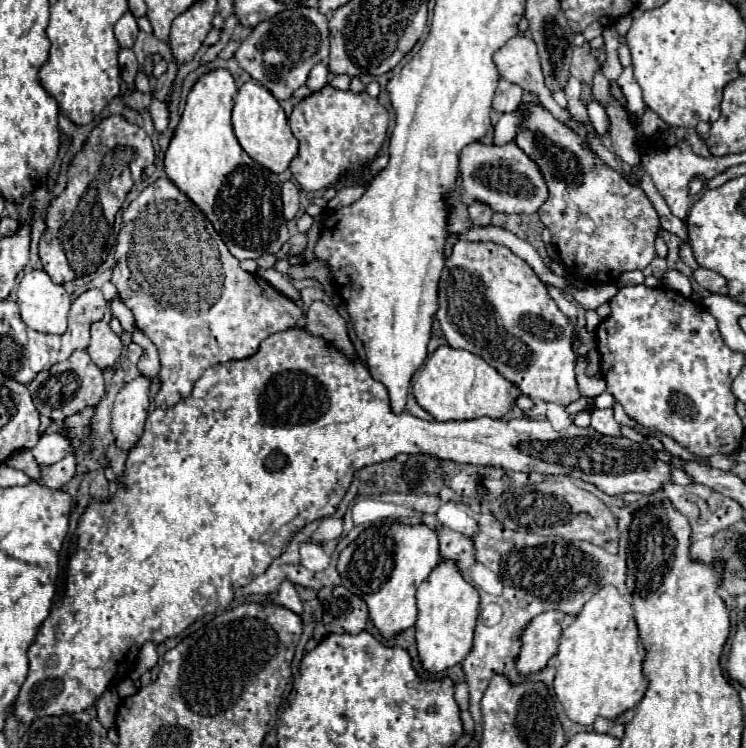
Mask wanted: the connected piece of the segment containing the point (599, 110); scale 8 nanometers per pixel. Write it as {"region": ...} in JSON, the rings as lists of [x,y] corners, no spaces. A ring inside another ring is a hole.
{"region":[[[589,102],[589,104],[587,104],[587,112],[589,112],[589,120],[593,122],[595,130],[603,136],[603,134],[607,132],[607,128],[609,128],[605,108],[603,108],[599,102]]]}

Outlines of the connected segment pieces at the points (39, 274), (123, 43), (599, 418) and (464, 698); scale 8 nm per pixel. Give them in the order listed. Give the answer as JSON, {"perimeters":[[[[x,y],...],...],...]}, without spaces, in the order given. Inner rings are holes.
{"perimeters":[[[[33,270],[21,278],[17,306],[31,330],[45,334],[63,334],[67,330],[71,298],[43,270]]],[[[127,12],[117,24],[115,24],[115,38],[119,42],[119,48],[133,48],[135,40],[137,40],[137,24],[135,24],[135,16],[131,12]]],[[[593,410],[591,412],[591,428],[597,430],[603,436],[615,436],[621,438],[621,426],[613,418],[613,410]]],[[[465,682],[455,686],[455,702],[459,704],[461,710],[467,710],[467,706],[469,706],[469,690],[467,690]]]]}

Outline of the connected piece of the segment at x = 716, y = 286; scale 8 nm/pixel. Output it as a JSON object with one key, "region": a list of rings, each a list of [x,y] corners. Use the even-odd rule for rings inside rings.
{"region":[[[697,268],[695,270],[695,280],[703,286],[703,288],[707,288],[707,290],[711,290],[711,292],[715,292],[715,294],[729,294],[729,290],[727,290],[727,280],[721,276],[721,274],[717,274],[717,272],[713,272],[713,270],[707,270],[707,268]]]}

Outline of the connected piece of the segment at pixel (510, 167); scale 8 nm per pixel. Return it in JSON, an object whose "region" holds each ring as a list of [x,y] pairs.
{"region":[[[483,142],[463,148],[459,160],[459,172],[463,182],[463,202],[473,200],[489,204],[495,212],[505,214],[537,214],[547,202],[549,192],[539,166],[513,142],[505,146],[485,146]]]}

